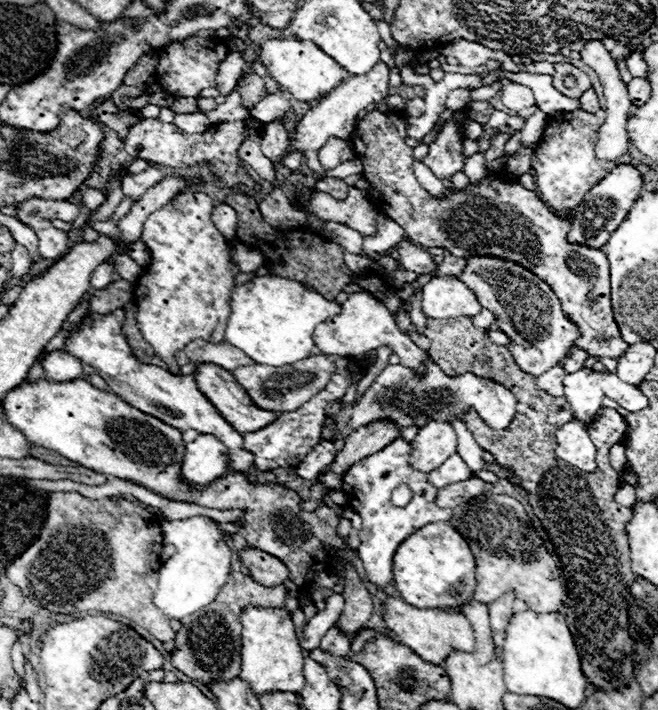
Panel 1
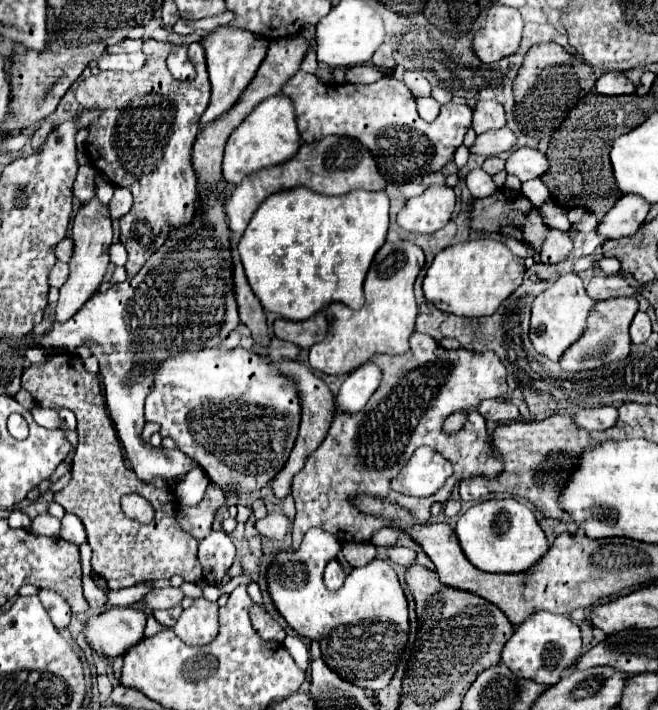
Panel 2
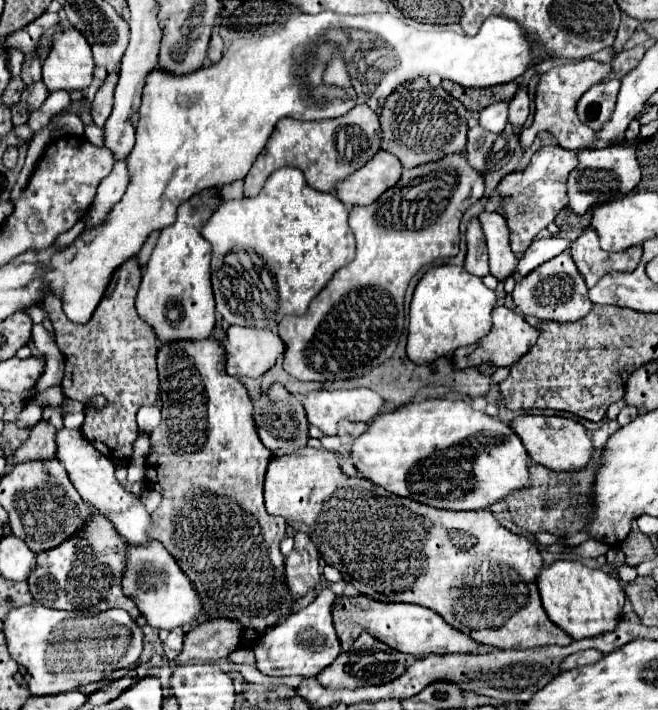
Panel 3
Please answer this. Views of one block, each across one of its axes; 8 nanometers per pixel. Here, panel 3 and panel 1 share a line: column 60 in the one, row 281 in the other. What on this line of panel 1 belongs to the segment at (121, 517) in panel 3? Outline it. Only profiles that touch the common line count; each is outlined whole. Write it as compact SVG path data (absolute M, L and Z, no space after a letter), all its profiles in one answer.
M436 276L422 290L422 312L428 318L474 316L480 310L476 294L458 276Z

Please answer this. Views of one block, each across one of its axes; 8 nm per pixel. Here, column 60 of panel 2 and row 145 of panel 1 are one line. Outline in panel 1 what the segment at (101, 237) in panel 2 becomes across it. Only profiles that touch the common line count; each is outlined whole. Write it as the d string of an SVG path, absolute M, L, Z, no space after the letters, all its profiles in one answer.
M378 62L372 68L372 72L364 74L364 76L350 76L350 78L346 78L328 96L324 96L316 106L306 110L306 114L298 120L294 140L288 140L286 152L290 154L294 150L300 150L300 152L320 150L330 136L338 136L338 138L350 140L350 136L354 132L354 124L352 122L356 120L358 112L364 110L368 104L382 102L388 96L388 74L390 74L390 68L384 62Z

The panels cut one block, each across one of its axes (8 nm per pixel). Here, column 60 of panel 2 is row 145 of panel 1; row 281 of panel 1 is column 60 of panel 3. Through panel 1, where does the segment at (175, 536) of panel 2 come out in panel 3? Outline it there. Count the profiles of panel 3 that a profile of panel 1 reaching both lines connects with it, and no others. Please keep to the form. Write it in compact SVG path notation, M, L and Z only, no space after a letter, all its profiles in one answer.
M90 508L88 522L68 540L52 550L38 554L38 566L30 574L28 584L36 602L56 610L76 612L104 612L110 608L124 608L134 620L140 616L134 600L122 592L122 576L128 566L126 540L116 534L114 524Z

